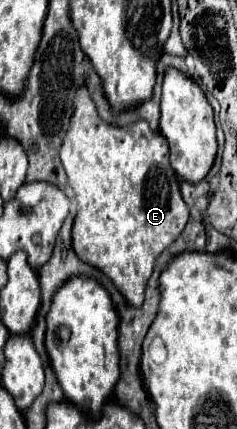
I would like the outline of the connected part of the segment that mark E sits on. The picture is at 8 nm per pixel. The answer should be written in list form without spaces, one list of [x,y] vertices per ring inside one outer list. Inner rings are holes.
[[[79,90],[75,114],[71,116],[71,126],[61,146],[61,162],[69,176],[69,184],[77,194],[79,210],[73,224],[73,250],[77,258],[109,276],[131,306],[141,306],[157,256],[175,242],[189,220],[189,208],[179,192],[179,178],[169,166],[167,140],[159,132],[153,132],[145,120],[129,126],[107,124],[99,118],[89,92]]]

